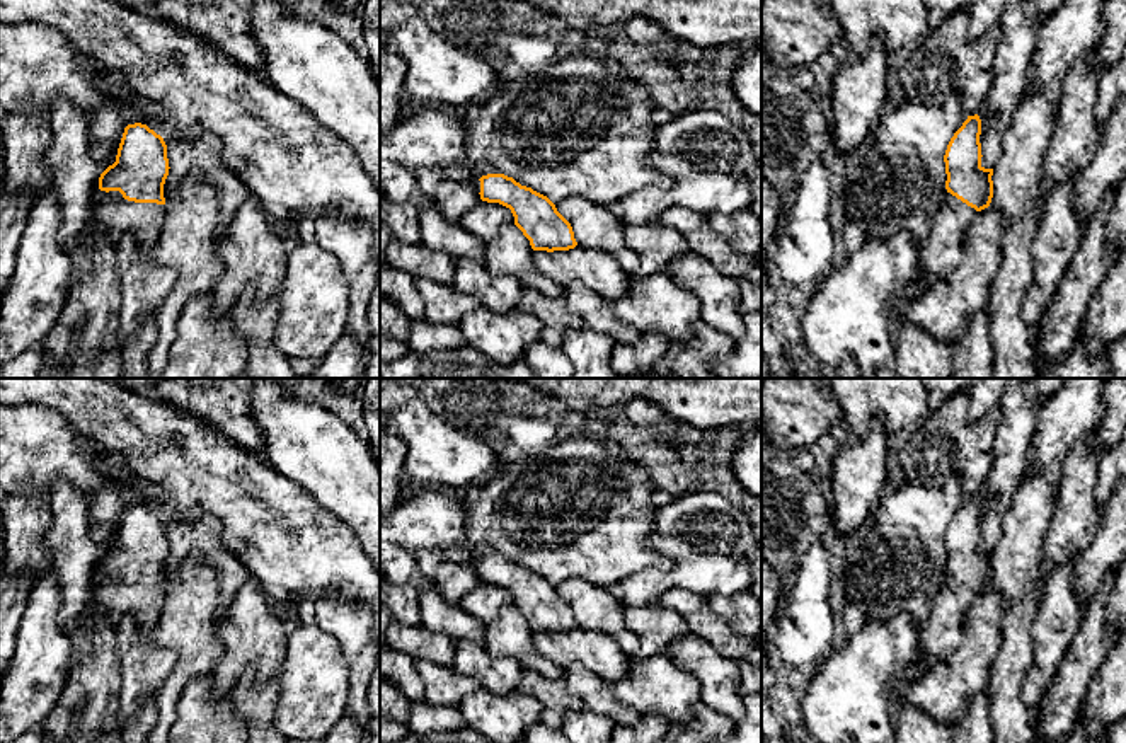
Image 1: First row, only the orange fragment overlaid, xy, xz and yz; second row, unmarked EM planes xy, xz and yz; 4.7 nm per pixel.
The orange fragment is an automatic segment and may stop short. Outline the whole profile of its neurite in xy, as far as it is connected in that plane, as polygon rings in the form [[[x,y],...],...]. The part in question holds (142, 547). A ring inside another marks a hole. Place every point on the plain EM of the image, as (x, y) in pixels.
[[[128,506],[116,544],[92,571],[89,605],[118,622],[131,617],[138,639],[150,639],[165,603],[164,566],[169,550],[164,520],[146,506]]]

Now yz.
[[[968,498],[951,520],[945,544],[945,571],[927,622],[920,627],[916,658],[937,661],[954,651],[962,637],[962,624],[976,595],[988,590],[993,579],[993,550],[981,547],[981,501]]]

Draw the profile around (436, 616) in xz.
[[[426,583],[421,588],[421,627],[426,631],[484,646],[485,625],[458,605],[445,602],[433,585]]]

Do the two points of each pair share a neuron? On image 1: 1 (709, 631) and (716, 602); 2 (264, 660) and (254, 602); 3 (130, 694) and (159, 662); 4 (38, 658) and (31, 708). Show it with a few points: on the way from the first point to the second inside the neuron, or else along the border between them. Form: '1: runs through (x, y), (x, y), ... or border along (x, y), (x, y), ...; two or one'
1: border along (706, 597), (707, 604), (743, 638); two
2: runs through (275, 646), (275, 622), (268, 616); one
3: runs through (137, 685), (150, 670); one
4: runs through (38, 670), (29, 685), (29, 696); one

